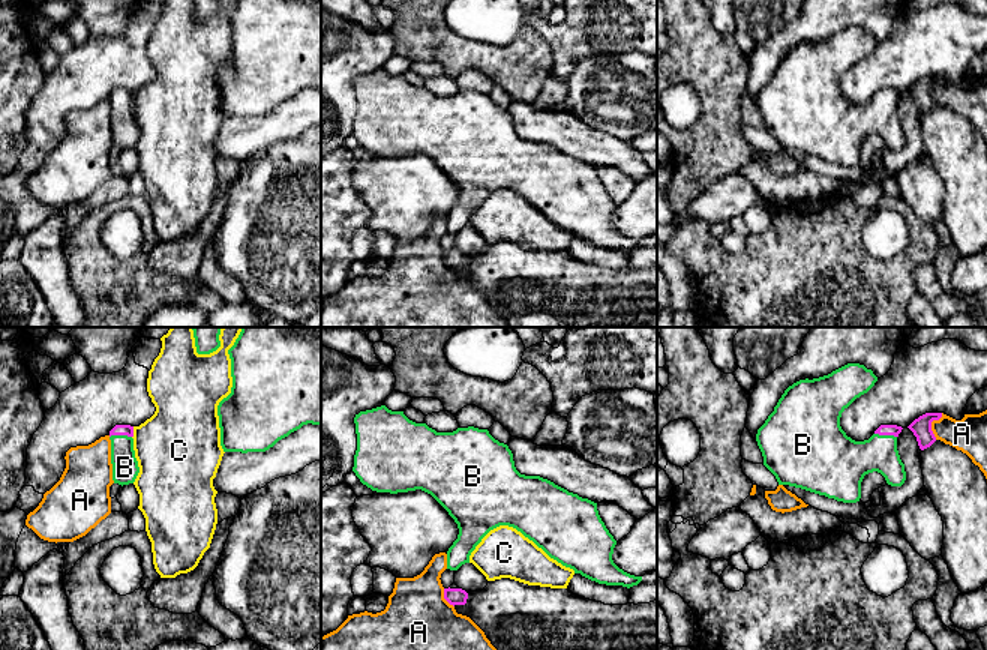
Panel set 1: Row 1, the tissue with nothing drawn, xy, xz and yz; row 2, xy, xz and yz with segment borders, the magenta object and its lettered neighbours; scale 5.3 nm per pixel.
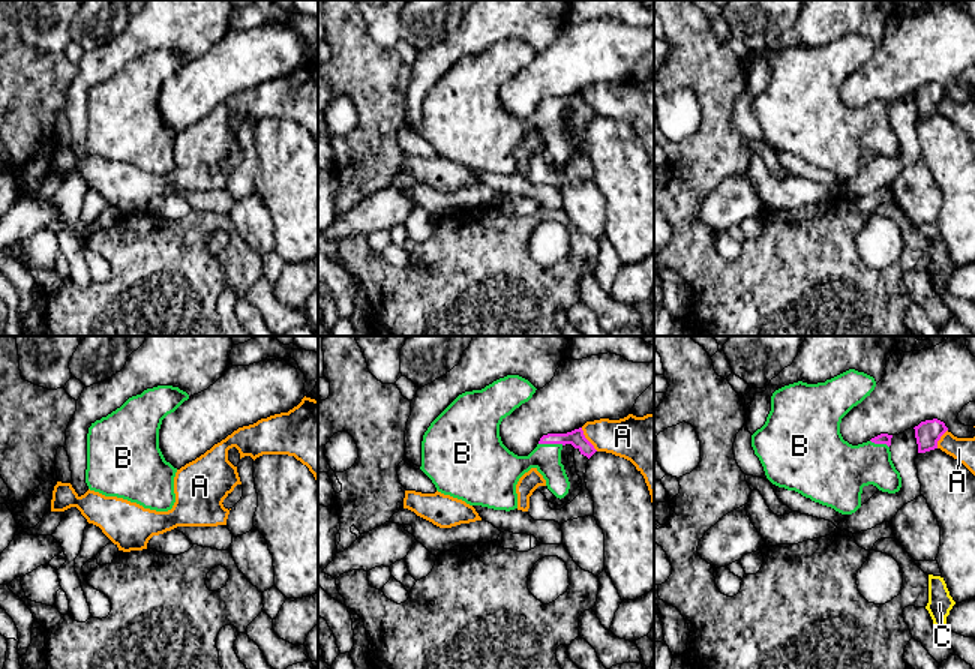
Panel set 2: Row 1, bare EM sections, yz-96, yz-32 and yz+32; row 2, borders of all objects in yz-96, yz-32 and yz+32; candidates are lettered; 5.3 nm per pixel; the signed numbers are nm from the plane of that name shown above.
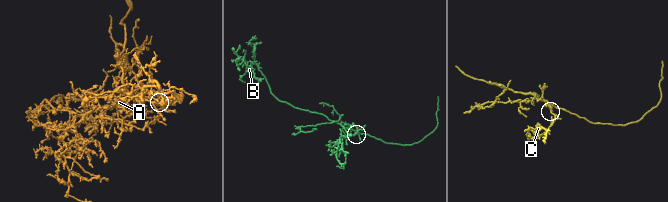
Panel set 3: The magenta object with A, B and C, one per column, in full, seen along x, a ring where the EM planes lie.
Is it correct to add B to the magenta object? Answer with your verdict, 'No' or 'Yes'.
Yes

